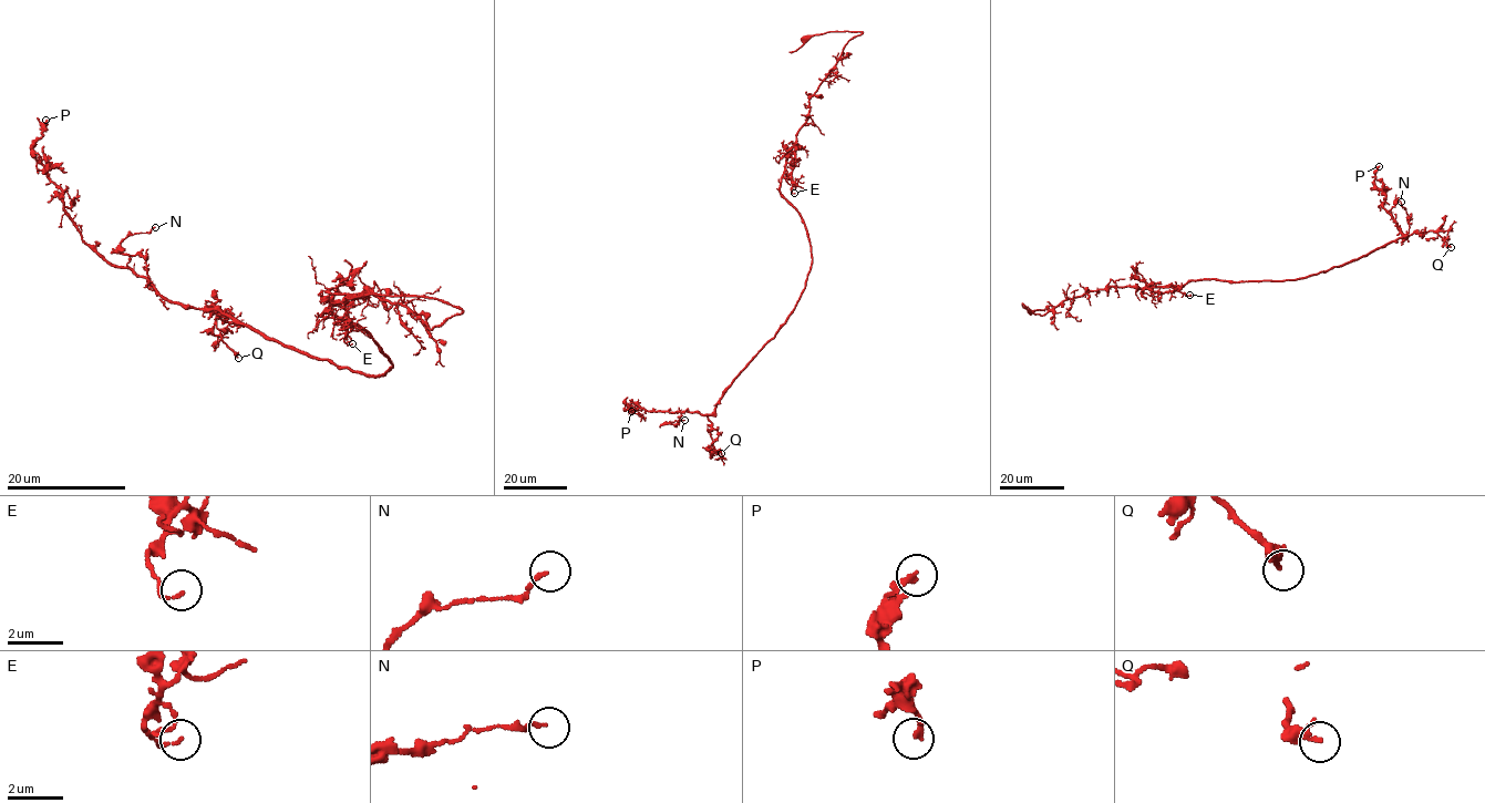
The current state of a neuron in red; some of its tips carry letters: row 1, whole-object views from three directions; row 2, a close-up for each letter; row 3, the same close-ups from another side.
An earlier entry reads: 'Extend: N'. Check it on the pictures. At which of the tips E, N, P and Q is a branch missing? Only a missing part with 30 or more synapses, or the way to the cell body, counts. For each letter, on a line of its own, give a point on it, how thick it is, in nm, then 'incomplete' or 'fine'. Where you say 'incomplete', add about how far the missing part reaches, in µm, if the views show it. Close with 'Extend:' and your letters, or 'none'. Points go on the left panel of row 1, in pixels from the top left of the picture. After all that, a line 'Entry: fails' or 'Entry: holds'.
E: place (352, 343); calibre 120 nm; fine
N: place (155, 227); calibre 140 nm; fine
P: place (45, 120); calibre 190 nm; fine
Q: place (238, 358); calibre 180 nm; fine
Extend: none
Entry: fails

